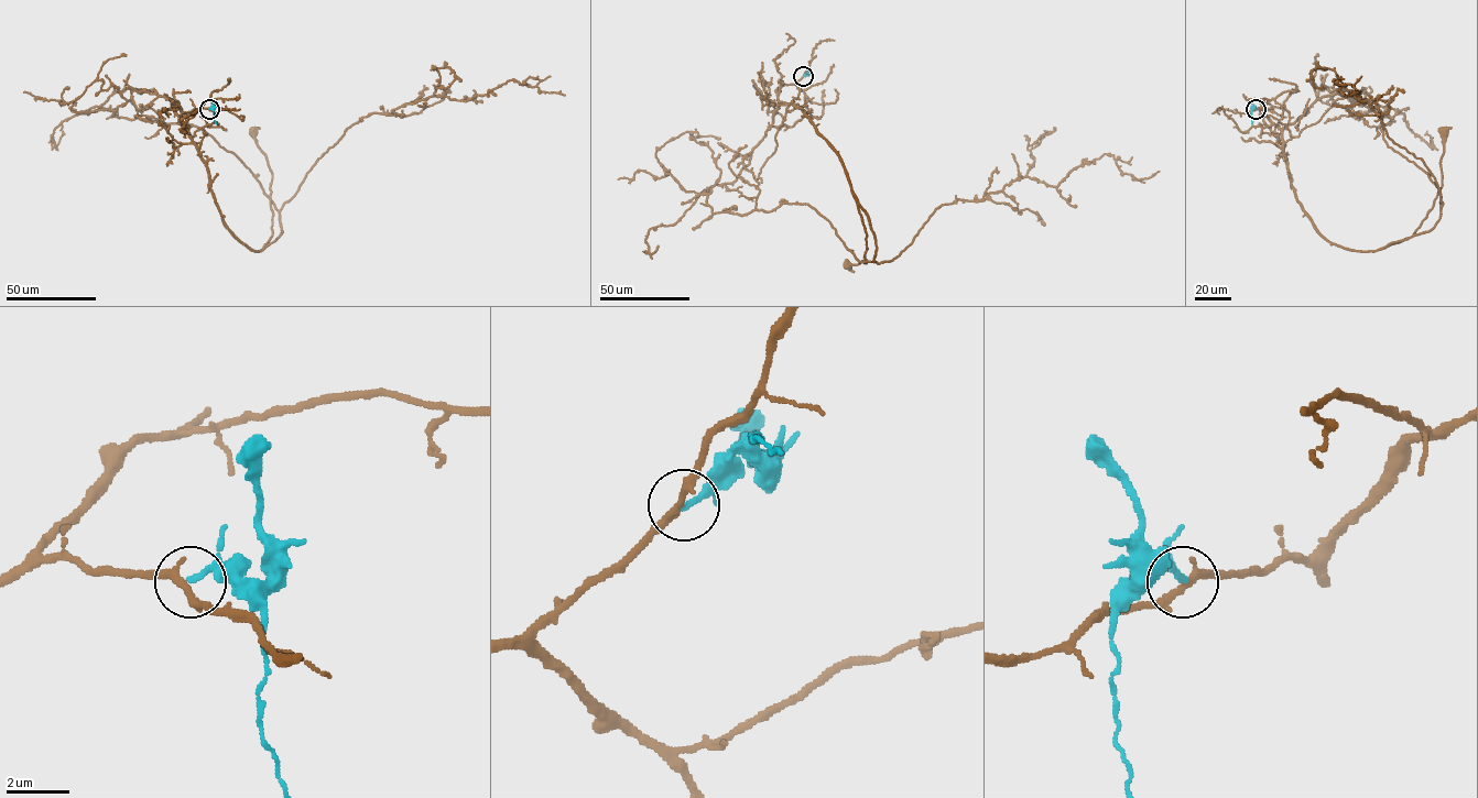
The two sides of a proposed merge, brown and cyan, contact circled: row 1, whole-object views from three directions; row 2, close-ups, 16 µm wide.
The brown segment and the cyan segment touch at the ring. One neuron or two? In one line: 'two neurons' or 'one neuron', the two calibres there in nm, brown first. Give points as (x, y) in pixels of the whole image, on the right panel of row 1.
two neurons; 240 nm thick on the brown side, 190 nm on the other

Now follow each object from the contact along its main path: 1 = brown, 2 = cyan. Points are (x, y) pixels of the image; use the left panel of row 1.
1: (209, 109), (185, 116), (183, 126), (227, 227), (261, 251), (272, 233), (271, 171), (253, 130)
2: (209, 109), (213, 110), (216, 123)

